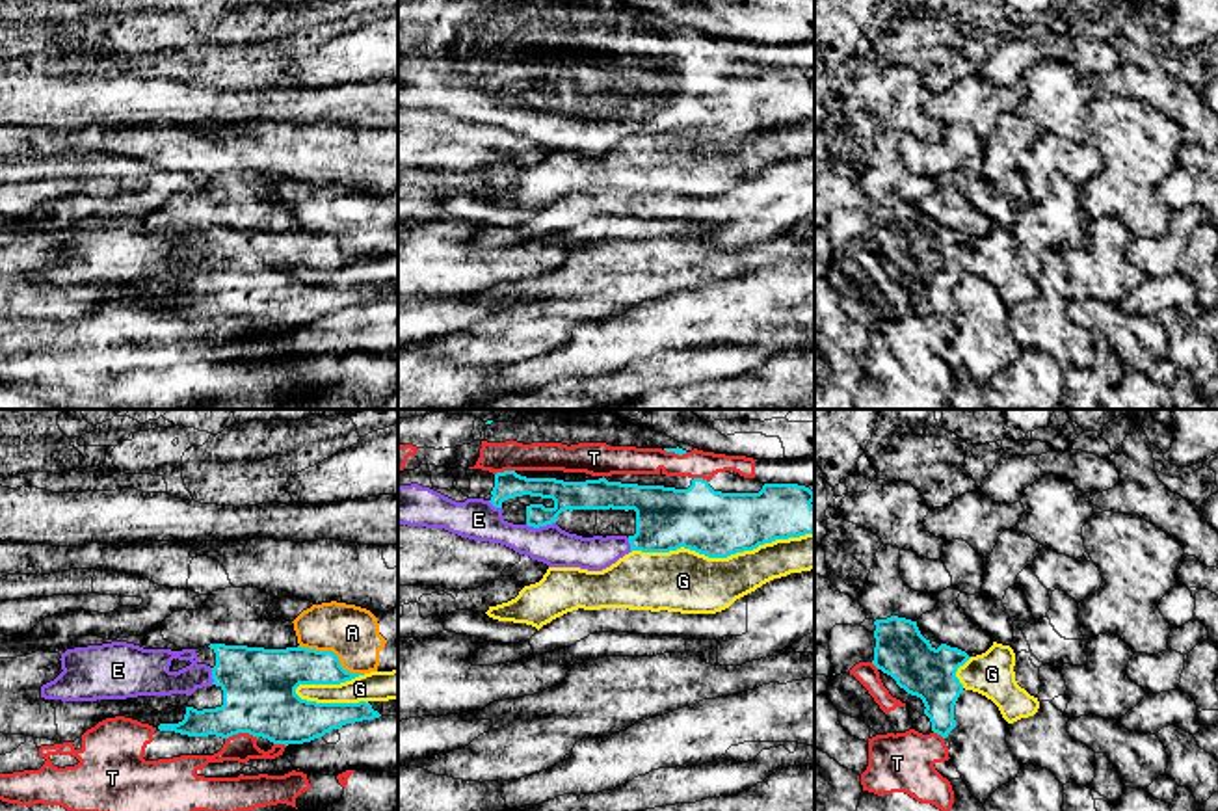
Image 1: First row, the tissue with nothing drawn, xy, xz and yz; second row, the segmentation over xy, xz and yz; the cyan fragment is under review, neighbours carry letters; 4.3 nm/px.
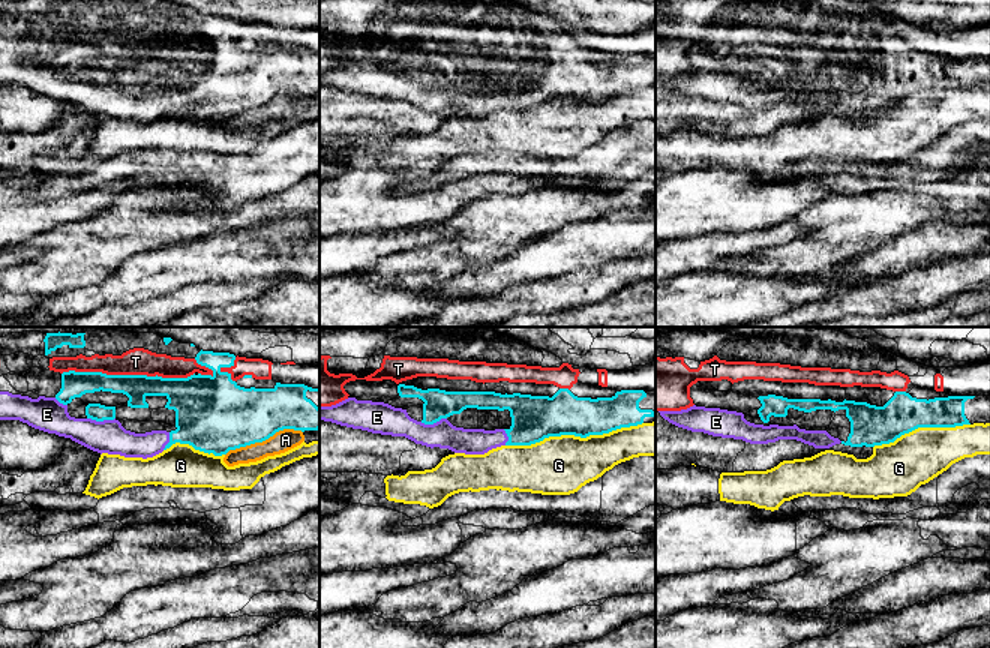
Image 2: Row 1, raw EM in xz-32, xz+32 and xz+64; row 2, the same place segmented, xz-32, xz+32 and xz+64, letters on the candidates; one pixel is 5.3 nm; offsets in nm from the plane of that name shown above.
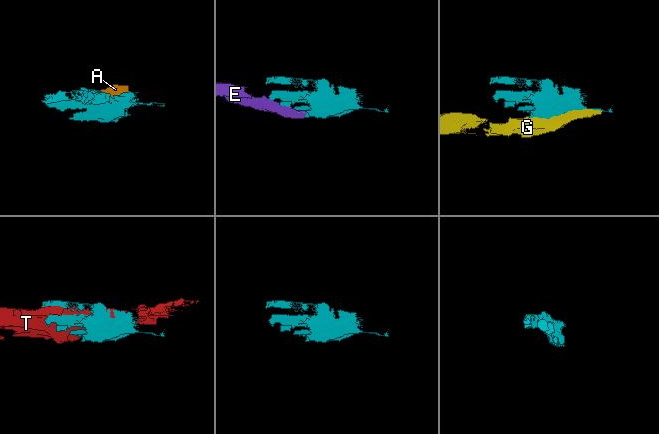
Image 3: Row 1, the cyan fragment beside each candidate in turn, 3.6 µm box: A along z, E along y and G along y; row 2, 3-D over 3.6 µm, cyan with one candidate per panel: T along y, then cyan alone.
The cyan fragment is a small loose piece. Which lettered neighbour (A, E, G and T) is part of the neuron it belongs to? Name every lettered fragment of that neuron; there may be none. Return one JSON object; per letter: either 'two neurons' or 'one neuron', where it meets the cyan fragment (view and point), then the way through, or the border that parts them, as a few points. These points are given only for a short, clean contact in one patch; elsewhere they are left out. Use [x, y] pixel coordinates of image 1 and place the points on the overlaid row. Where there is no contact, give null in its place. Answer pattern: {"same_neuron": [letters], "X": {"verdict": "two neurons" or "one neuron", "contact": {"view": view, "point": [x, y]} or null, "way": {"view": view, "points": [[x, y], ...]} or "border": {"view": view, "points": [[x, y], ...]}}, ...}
{"same_neuron": ["E"], "A": {"verdict": "two neurons", "contact": {"view": "xy", "point": [333, 653]}}, "E": {"verdict": "one neuron", "contact": {"view": "xz", "point": [540, 525]}}, "G": {"verdict": "two neurons", "contact": {"view": "xz", "point": [722, 557]}}, "T": {"verdict": "two neurons", "contact": {"view": "xy", "point": [240, 731]}}}

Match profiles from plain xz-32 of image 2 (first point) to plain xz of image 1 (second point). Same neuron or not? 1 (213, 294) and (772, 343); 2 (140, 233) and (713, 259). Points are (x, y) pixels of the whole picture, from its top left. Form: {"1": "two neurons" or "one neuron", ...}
{"1": "one neuron", "2": "one neuron"}

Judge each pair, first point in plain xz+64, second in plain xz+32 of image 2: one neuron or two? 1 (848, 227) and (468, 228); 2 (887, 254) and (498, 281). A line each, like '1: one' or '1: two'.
1: one
2: one

